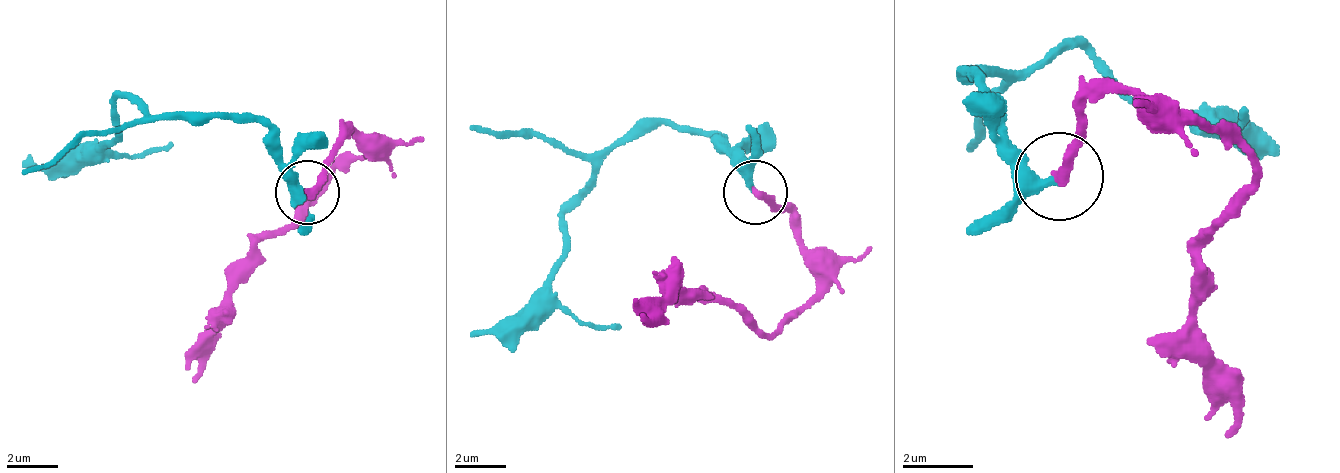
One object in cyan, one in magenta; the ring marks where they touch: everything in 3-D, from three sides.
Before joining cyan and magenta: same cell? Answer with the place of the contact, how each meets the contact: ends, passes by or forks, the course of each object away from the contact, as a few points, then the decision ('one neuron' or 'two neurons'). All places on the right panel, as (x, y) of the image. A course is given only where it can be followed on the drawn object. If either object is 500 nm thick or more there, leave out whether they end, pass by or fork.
(1059, 176) | cyan ends | magenta ends | cyan via (1057, 174), (1031, 165), (969, 68), (1039, 68), (1075, 42), (1127, 95), (1250, 139), (1250, 130) | magenta via (1057, 174), (1101, 95), (1145, 95), (1198, 121), (1250, 156), (1198, 253), (1198, 323), (1233, 403), (1224, 438) | one neuron

